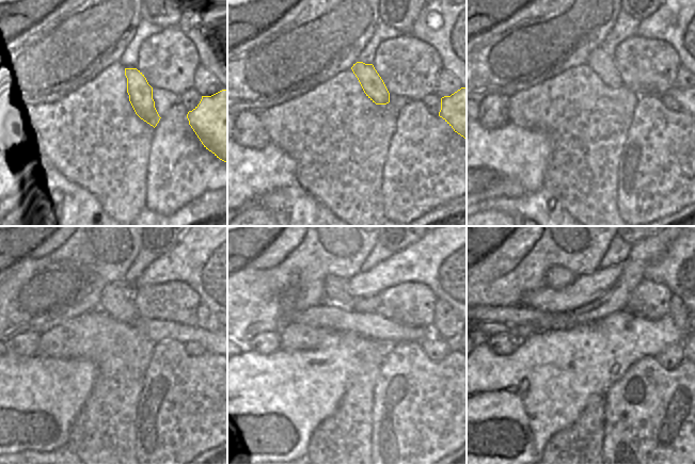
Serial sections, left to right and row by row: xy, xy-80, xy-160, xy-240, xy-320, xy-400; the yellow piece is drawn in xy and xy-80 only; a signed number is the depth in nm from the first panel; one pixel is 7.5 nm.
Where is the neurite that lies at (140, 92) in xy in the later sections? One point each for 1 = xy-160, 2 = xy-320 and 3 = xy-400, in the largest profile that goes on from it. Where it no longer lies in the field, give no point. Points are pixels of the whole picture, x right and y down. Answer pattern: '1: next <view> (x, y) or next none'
1: next xy-160 (603, 64)
2: next xy-320 (335, 289)
3: next xy-400 (558, 277)

